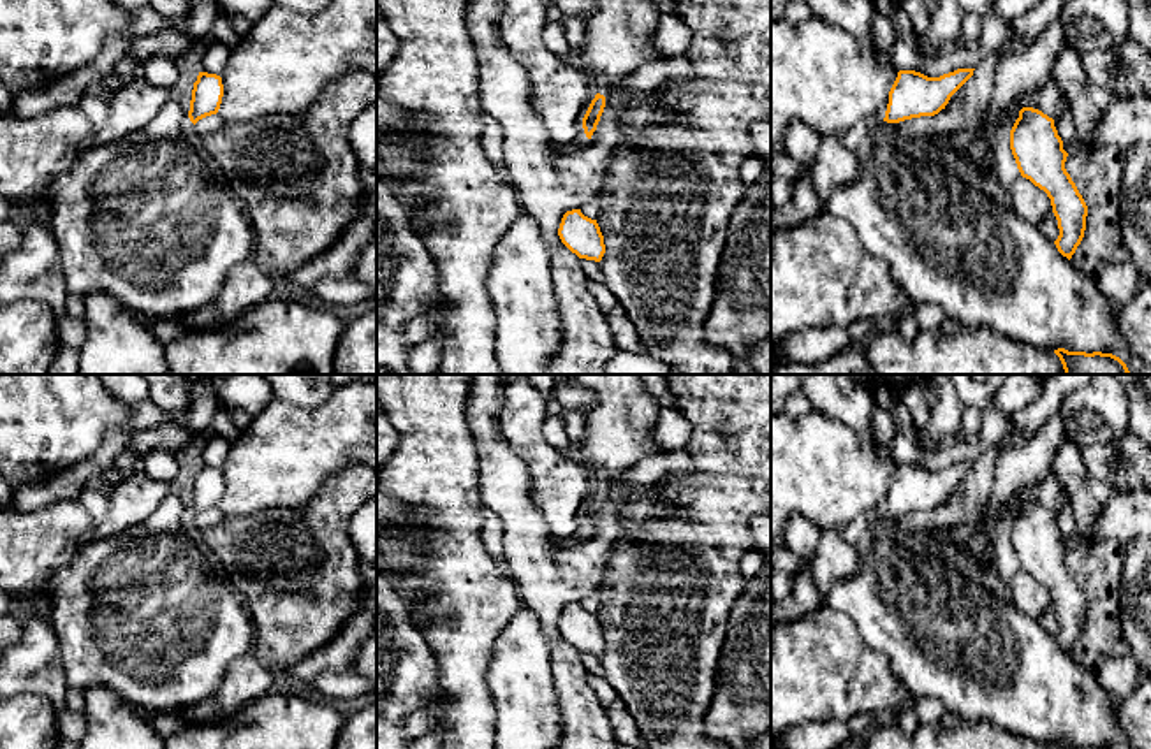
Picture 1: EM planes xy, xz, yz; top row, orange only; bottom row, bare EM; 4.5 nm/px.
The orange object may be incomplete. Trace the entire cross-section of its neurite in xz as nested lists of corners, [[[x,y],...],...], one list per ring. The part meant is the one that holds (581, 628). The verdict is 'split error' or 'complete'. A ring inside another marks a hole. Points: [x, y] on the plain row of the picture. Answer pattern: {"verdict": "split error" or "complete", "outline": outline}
{"verdict": "complete", "outline": [[[581,603],[563,608],[558,629],[579,652],[600,656],[605,647],[604,629],[597,614],[584,610]]]}

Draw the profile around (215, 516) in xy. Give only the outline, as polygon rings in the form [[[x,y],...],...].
[[[216,506],[216,508],[199,513],[195,517],[195,527],[199,531],[204,531],[204,529],[209,529],[209,527],[220,524],[224,519],[225,519],[225,513]]]

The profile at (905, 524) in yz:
[[[938,508],[912,512],[899,517],[889,517],[889,522],[899,534],[908,534],[908,536],[919,529],[931,529],[931,527],[949,529],[942,526],[938,520]]]

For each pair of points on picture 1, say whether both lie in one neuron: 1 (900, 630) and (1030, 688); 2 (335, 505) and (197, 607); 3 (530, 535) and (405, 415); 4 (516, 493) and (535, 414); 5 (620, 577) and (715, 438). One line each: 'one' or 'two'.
1: one
2: two
3: two
4: two
5: one

